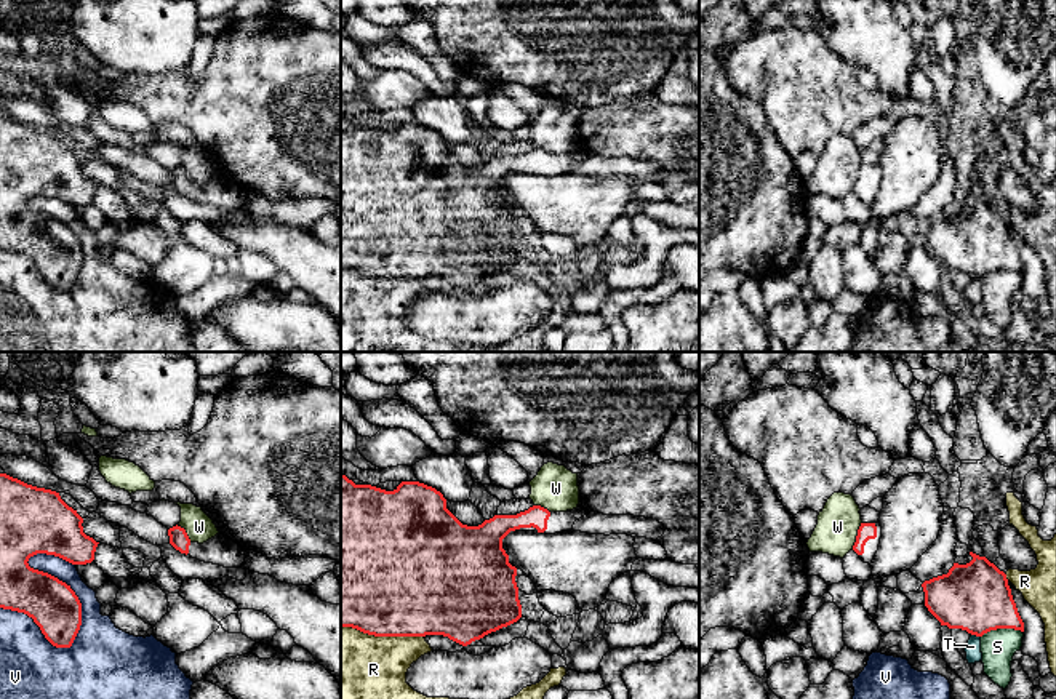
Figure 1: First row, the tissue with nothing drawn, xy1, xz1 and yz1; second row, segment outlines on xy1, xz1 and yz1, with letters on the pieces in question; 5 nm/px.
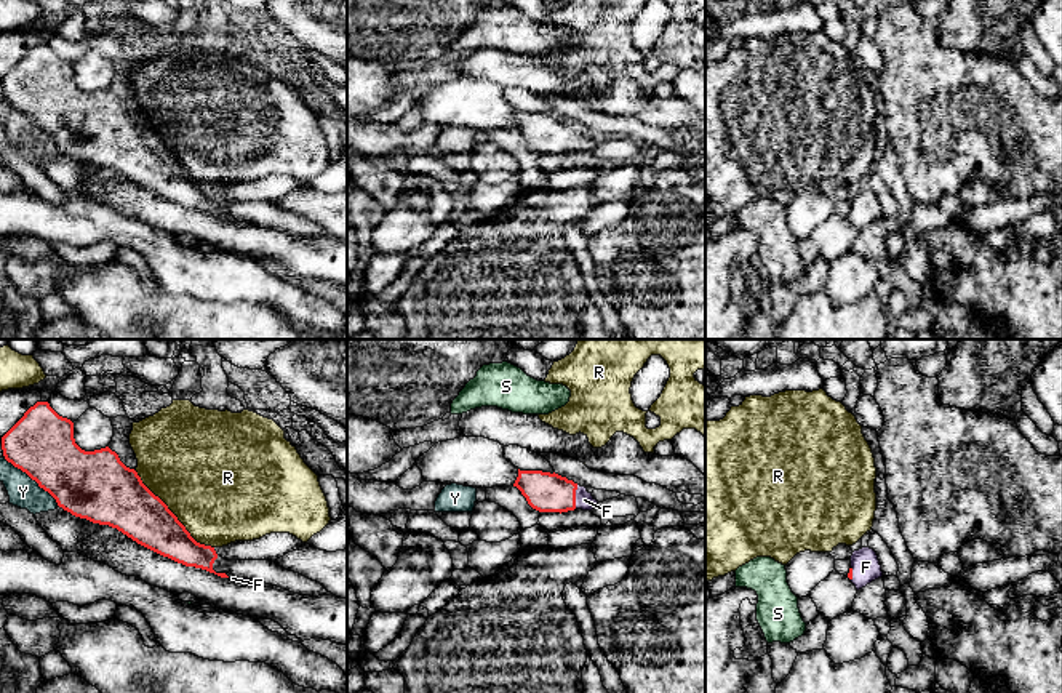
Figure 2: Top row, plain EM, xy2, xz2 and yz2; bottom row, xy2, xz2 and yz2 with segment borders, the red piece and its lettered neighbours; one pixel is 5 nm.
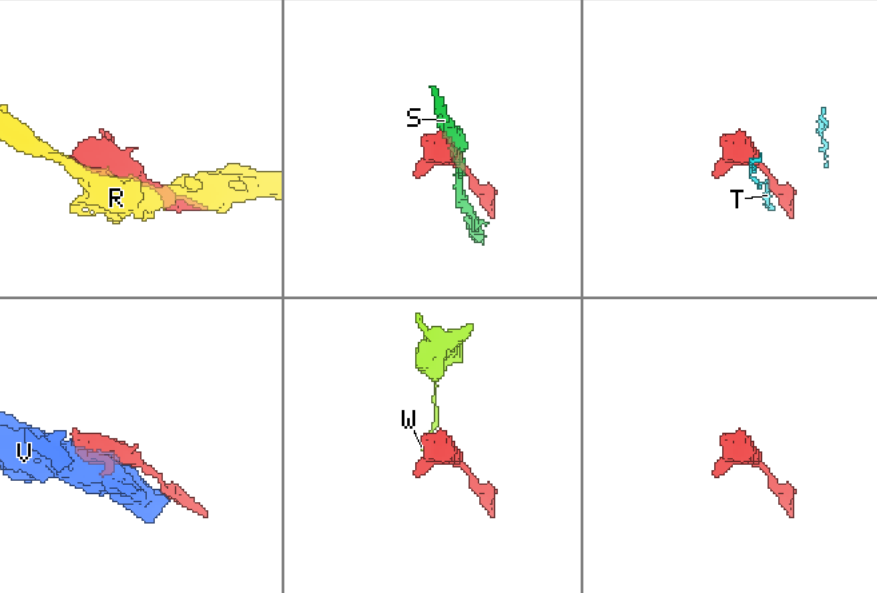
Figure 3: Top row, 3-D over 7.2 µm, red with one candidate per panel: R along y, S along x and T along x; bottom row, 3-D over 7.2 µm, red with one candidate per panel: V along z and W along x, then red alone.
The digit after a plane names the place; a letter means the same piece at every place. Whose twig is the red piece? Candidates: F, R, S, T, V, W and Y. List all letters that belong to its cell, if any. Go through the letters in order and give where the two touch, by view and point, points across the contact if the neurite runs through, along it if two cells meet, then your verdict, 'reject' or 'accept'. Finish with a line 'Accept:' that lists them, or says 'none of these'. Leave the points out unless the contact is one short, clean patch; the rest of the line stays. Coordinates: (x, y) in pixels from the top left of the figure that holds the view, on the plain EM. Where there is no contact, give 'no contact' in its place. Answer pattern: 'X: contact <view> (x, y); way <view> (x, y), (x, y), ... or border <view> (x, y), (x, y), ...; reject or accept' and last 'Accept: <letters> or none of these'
F: contact xz2 (574, 138); way xz2 (544, 133), (574, 138), (584, 141); accept
R: contact xy2 (173, 156); reject
S: contact yz1 (1000, 269); reject
T: contact yz1 (976, 277); reject
V: contact xy1 (80, 250); reject
W: contact yz1 (856, 178); border yz1 (861, 163), (852, 191); reject
Y: contact xy2 (31, 119); reject
Accept: F

